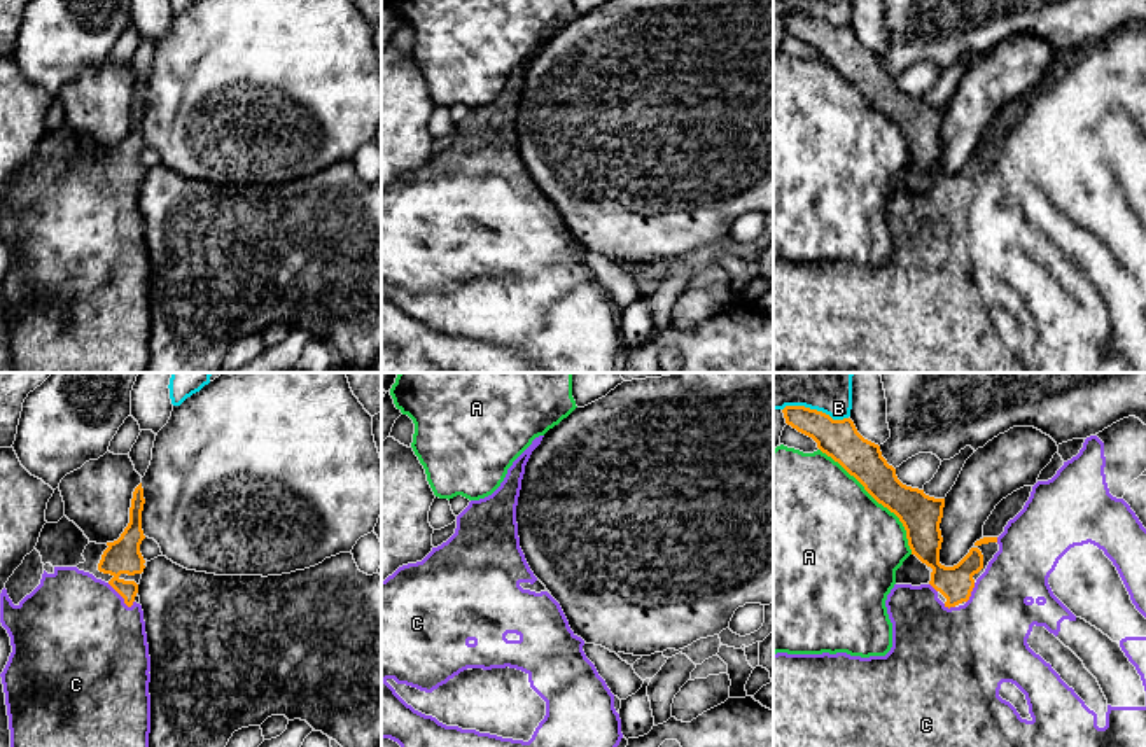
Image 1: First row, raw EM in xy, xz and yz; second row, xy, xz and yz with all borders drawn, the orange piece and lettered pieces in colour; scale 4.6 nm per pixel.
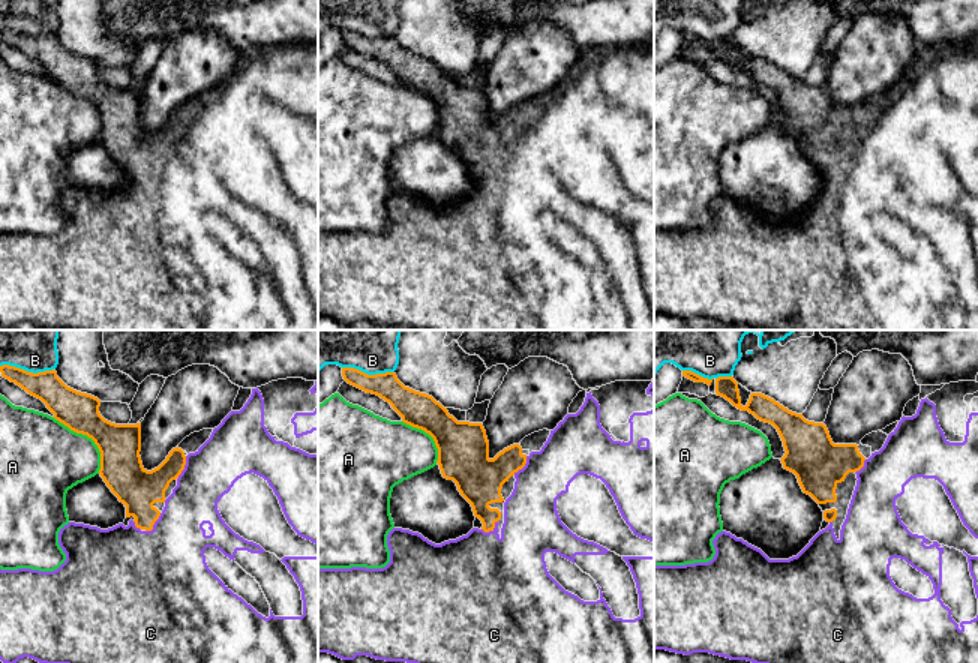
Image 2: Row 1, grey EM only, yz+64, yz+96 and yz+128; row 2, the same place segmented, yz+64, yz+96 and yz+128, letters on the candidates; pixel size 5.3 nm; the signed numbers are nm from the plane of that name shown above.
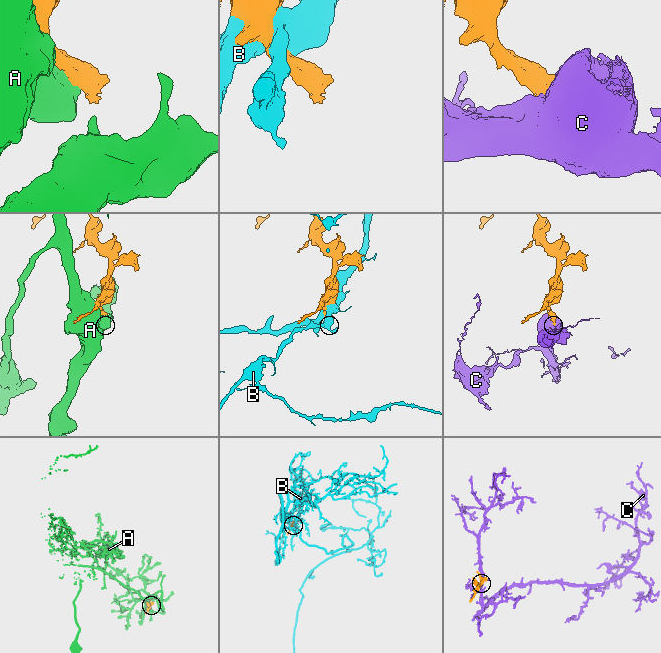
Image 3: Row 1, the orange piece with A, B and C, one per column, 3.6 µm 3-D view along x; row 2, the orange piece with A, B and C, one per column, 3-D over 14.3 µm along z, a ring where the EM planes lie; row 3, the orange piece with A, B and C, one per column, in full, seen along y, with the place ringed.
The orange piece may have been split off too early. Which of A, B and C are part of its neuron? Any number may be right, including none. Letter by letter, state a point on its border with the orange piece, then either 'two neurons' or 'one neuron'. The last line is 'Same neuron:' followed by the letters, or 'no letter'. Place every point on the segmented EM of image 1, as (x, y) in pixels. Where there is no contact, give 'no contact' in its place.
A: yz (877, 501) | two neurons
B: yz (816, 410) | two neurons
C: xy (121, 595) | one neuron
Same neuron: C

